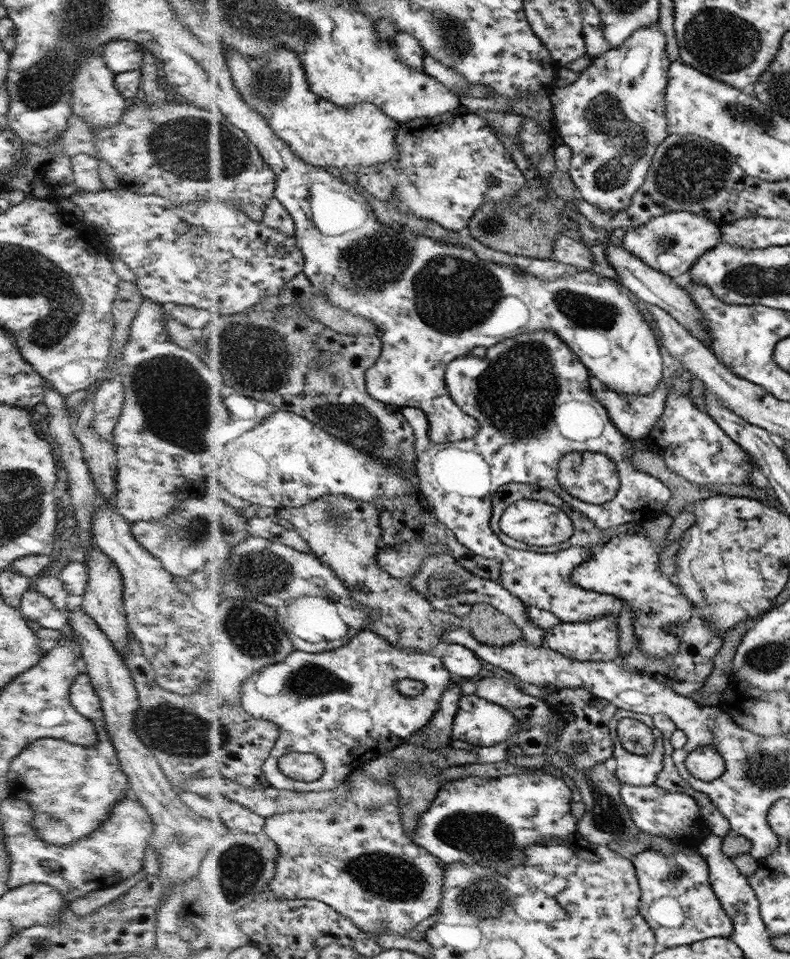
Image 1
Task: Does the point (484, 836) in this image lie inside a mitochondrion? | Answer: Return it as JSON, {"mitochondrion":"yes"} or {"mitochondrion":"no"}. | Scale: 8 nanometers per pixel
{"mitochondrion":"yes"}

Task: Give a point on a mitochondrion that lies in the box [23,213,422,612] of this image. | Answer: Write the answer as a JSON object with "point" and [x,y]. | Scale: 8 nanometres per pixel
{"point":[174,398]}

